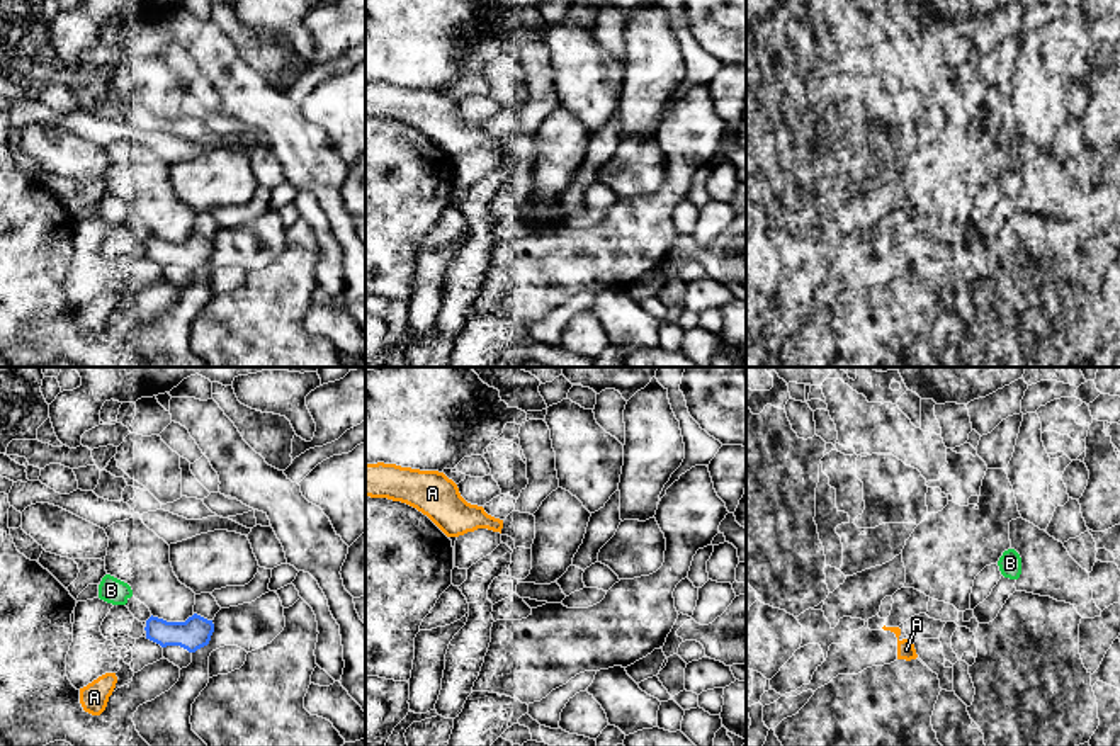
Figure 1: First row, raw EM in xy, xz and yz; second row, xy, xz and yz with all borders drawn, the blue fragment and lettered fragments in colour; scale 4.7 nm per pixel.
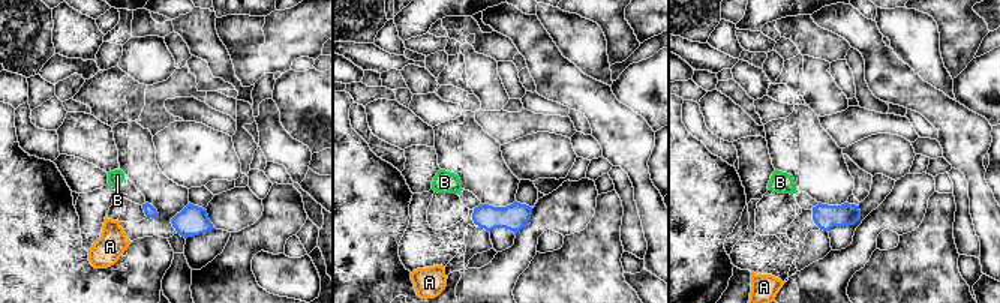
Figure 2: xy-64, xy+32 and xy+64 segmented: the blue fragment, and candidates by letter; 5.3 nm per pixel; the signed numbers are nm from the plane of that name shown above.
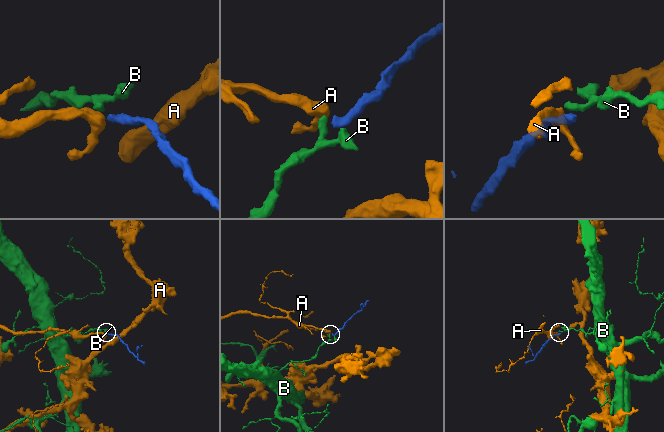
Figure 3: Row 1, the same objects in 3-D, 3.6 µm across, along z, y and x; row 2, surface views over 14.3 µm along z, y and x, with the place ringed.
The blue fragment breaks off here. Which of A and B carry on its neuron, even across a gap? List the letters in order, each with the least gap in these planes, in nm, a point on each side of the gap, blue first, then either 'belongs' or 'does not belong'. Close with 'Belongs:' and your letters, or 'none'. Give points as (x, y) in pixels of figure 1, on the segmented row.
A: gap 220 nm; span xy (147, 638), (114, 673); does not belong
B: gap 130 nm; span xy (147, 621), (126, 602); does not belong
Belongs: none

